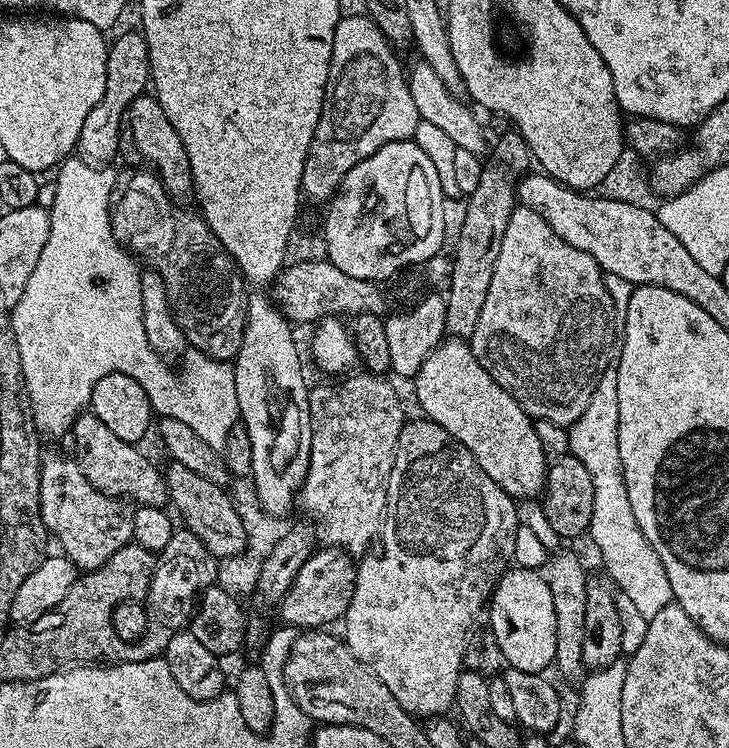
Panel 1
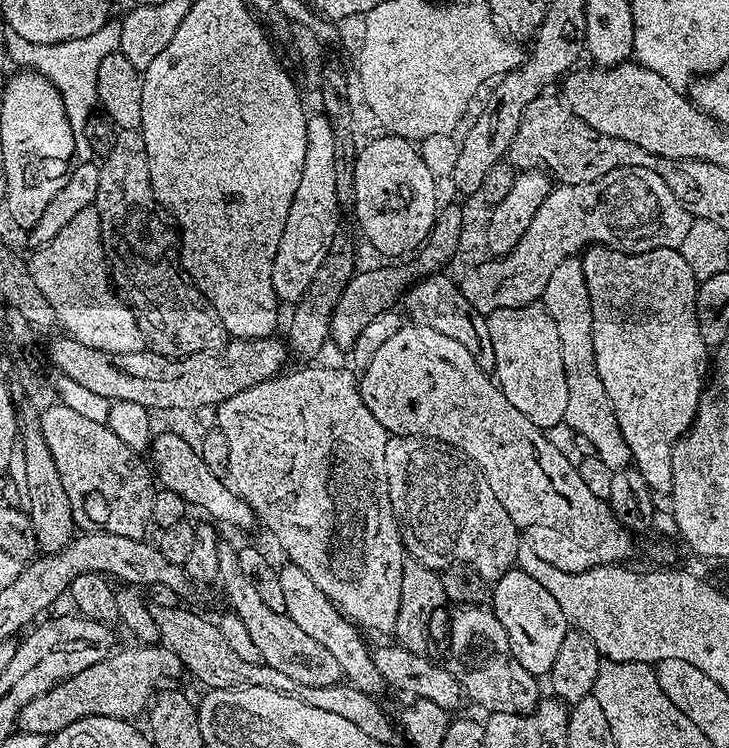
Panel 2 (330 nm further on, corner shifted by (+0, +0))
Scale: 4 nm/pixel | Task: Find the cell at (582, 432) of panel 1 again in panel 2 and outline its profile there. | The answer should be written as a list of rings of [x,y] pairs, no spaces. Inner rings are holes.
[[[573,258],[562,262],[542,297],[543,307],[556,318],[559,334],[564,343],[564,361],[567,364],[568,381],[570,382],[570,406],[566,406],[566,422],[592,449],[614,470],[626,469],[632,464],[630,446],[626,446],[626,438],[622,438],[622,426],[618,426],[618,414],[614,410],[614,402],[610,402],[610,394],[606,394],[606,386],[602,382],[602,374],[598,372],[598,362],[592,364],[596,357],[594,348],[594,322],[588,324],[592,315],[590,294],[584,296],[588,289],[586,274],[580,276],[584,269],[584,261]]]

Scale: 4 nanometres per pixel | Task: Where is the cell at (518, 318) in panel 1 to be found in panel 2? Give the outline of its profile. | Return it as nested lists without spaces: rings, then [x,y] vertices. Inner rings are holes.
[[[543,306],[507,308],[487,313],[486,320],[488,340],[492,343],[492,356],[496,359],[495,375],[510,402],[514,402],[514,406],[518,406],[518,410],[522,410],[522,414],[526,414],[530,422],[545,430],[565,423],[566,406],[570,406],[570,382],[564,361],[564,343],[552,312]]]

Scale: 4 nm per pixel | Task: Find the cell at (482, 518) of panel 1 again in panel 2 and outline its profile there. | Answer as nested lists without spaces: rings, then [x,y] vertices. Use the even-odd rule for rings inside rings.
[[[392,436],[386,446],[386,470],[388,471],[388,485],[392,502],[396,505],[396,515],[400,518],[400,523],[404,533],[404,547],[423,567],[433,570],[452,570],[457,566],[467,566],[480,572],[485,578],[499,578],[513,571],[517,567],[518,561],[522,556],[520,548],[521,529],[517,528],[516,523],[510,518],[506,506],[498,498],[494,486],[488,481],[479,463],[466,452],[461,452],[459,448],[454,448],[450,444],[442,444],[438,440],[429,440],[423,436]]]

